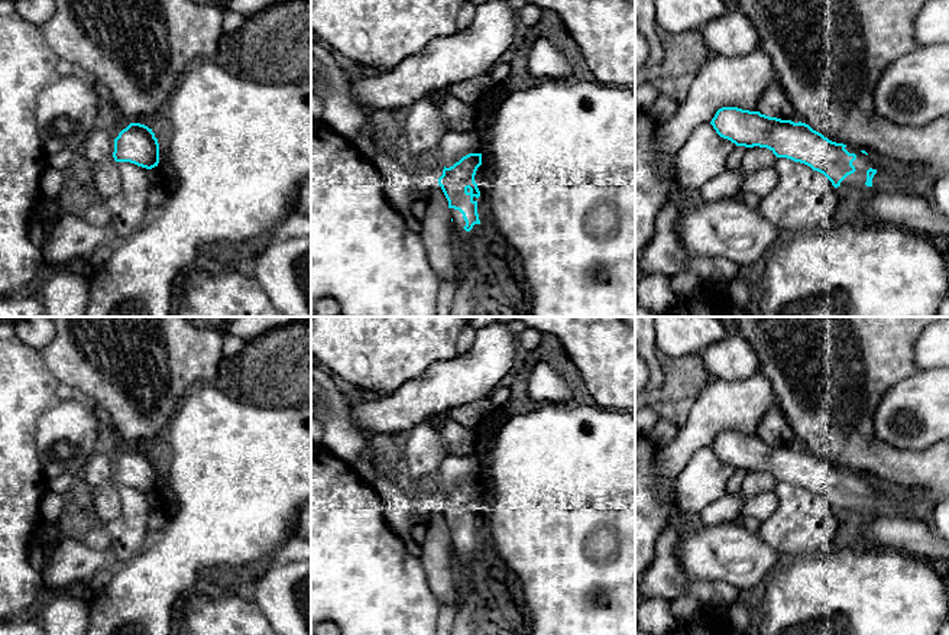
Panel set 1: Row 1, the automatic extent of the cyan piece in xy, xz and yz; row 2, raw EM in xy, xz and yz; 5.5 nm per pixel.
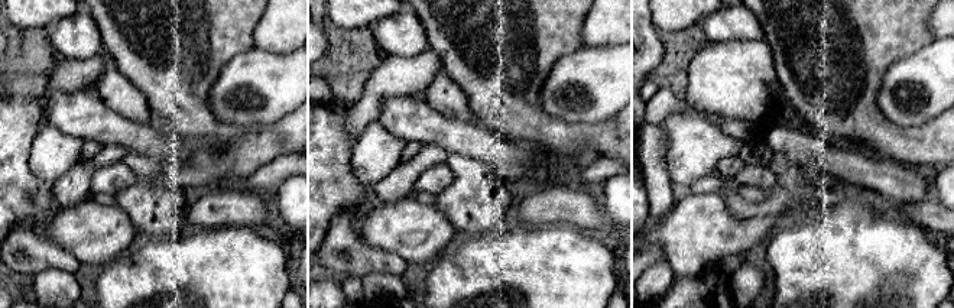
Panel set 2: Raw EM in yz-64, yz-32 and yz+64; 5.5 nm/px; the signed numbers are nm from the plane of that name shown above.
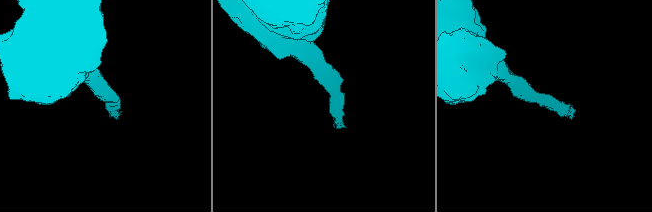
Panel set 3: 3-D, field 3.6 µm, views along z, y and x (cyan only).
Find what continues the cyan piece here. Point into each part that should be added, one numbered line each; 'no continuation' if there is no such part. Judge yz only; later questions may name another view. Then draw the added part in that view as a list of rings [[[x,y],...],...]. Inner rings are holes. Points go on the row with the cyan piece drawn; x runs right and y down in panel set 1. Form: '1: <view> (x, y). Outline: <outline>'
1: yz (890, 178). Outline: [[[852,146],[845,148],[849,153],[855,153],[856,159],[852,162],[855,172],[848,175],[841,185],[851,185],[858,188],[861,194],[871,192],[914,192],[927,194],[927,188],[920,185],[910,174],[890,163],[865,155]]]

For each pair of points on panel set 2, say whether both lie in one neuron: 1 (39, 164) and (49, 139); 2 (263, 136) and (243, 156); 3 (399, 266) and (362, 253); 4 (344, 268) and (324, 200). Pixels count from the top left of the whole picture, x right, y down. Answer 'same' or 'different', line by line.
1: same
2: same
3: same
4: different

